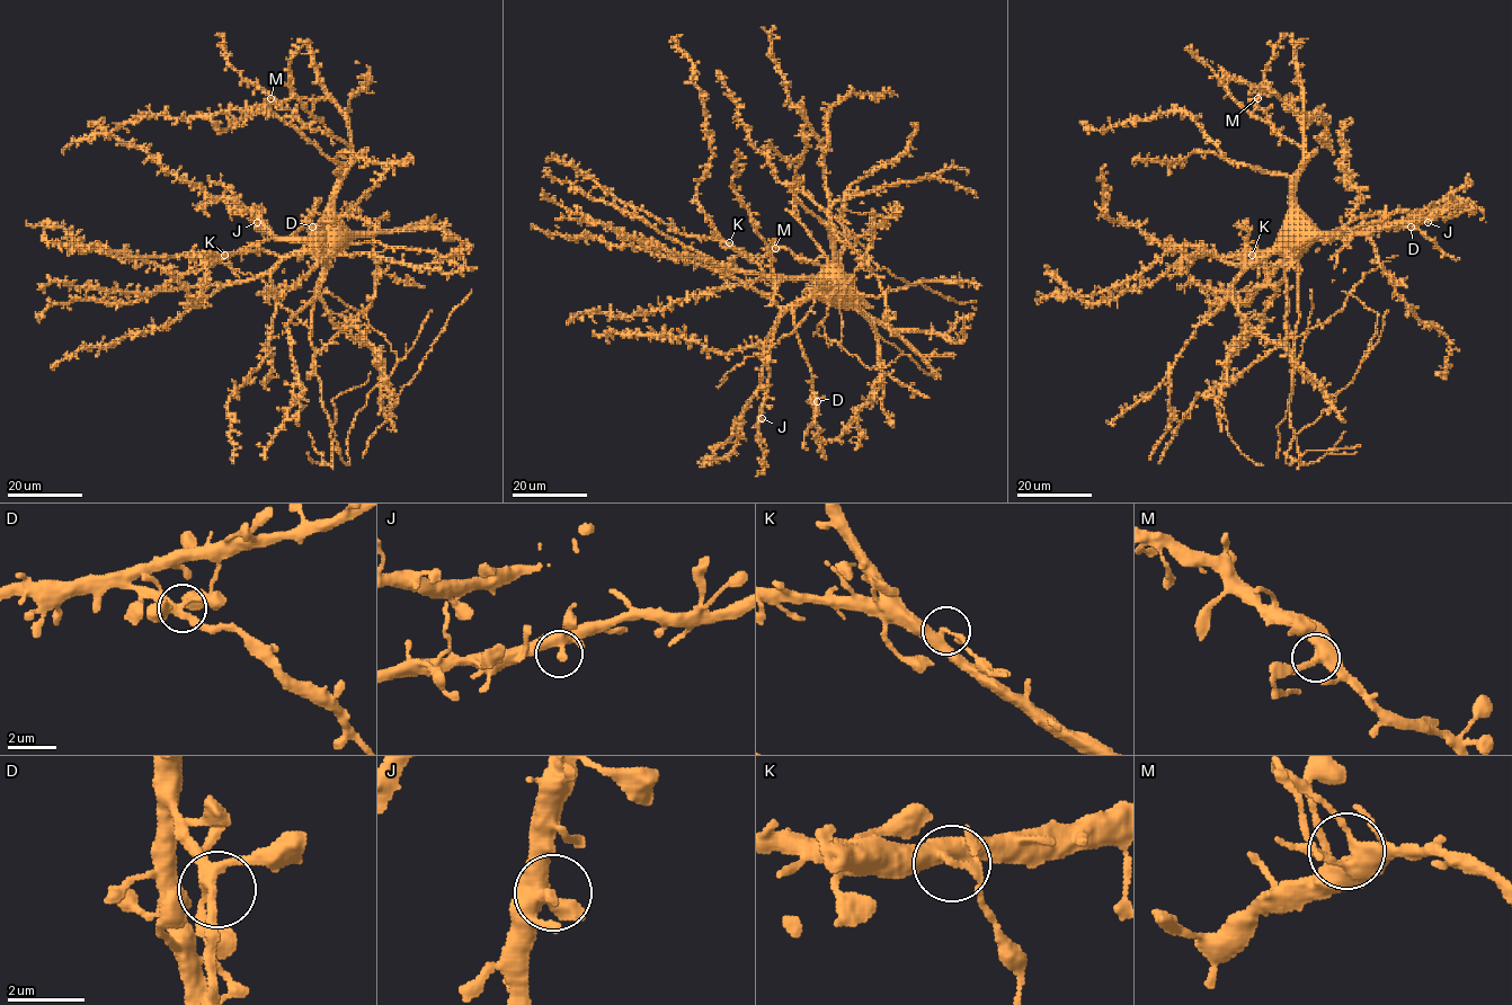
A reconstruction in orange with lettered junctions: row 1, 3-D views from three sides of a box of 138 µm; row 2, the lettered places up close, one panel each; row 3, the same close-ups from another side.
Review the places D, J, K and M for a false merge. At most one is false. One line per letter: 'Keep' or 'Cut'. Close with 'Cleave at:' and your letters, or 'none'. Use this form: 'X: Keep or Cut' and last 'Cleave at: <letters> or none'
D: Keep
J: Keep
K: Cut
M: Keep
Cleave at: K

